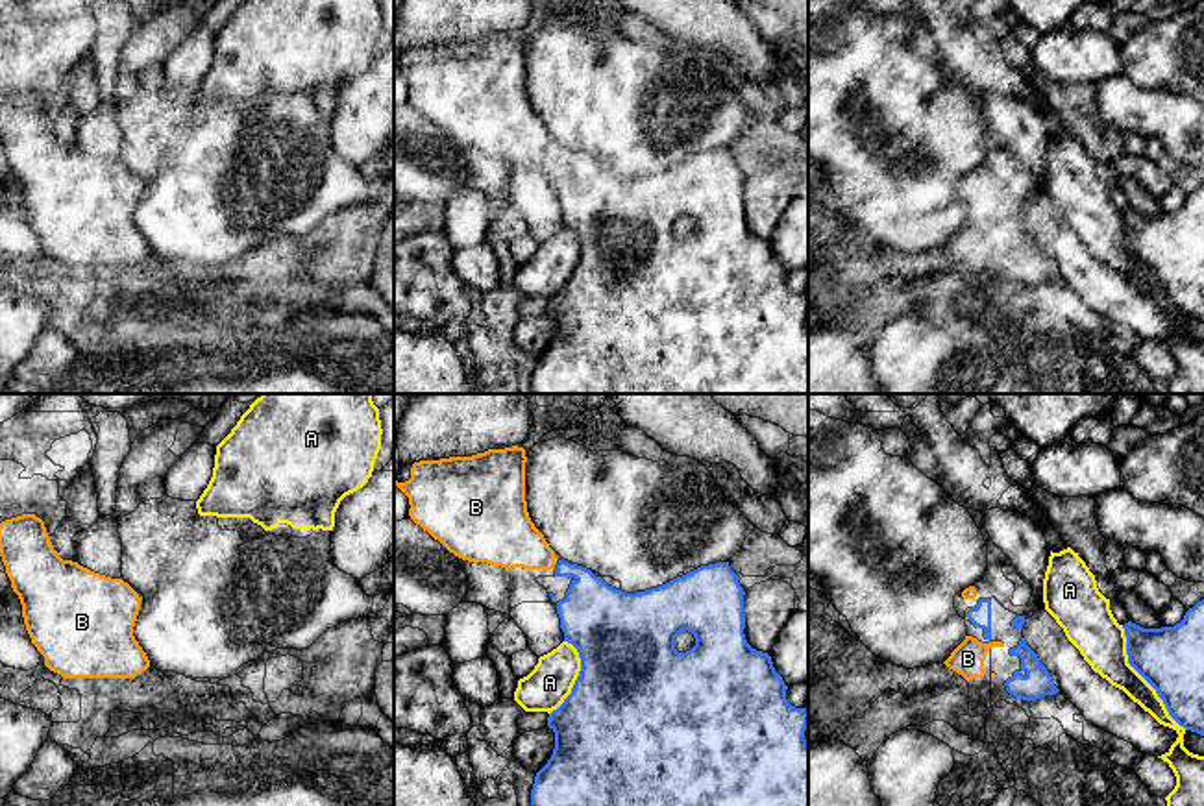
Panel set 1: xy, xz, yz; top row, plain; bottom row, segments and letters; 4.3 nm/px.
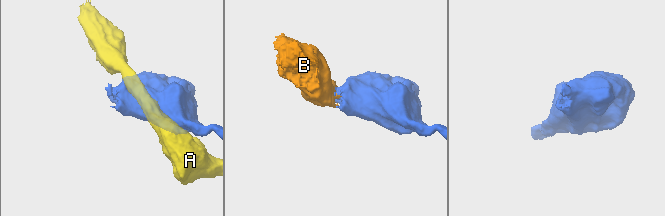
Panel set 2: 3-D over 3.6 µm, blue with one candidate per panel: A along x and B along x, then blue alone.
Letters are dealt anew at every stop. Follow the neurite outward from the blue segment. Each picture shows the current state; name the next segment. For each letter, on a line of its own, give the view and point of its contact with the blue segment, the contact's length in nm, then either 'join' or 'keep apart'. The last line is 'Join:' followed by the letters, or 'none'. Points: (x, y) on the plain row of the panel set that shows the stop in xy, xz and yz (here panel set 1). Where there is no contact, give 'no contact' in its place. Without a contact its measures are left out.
A: yz (1143, 263) | 550 nm | keep apart
B: yz (968, 196) | 30 nm | join
Join: B

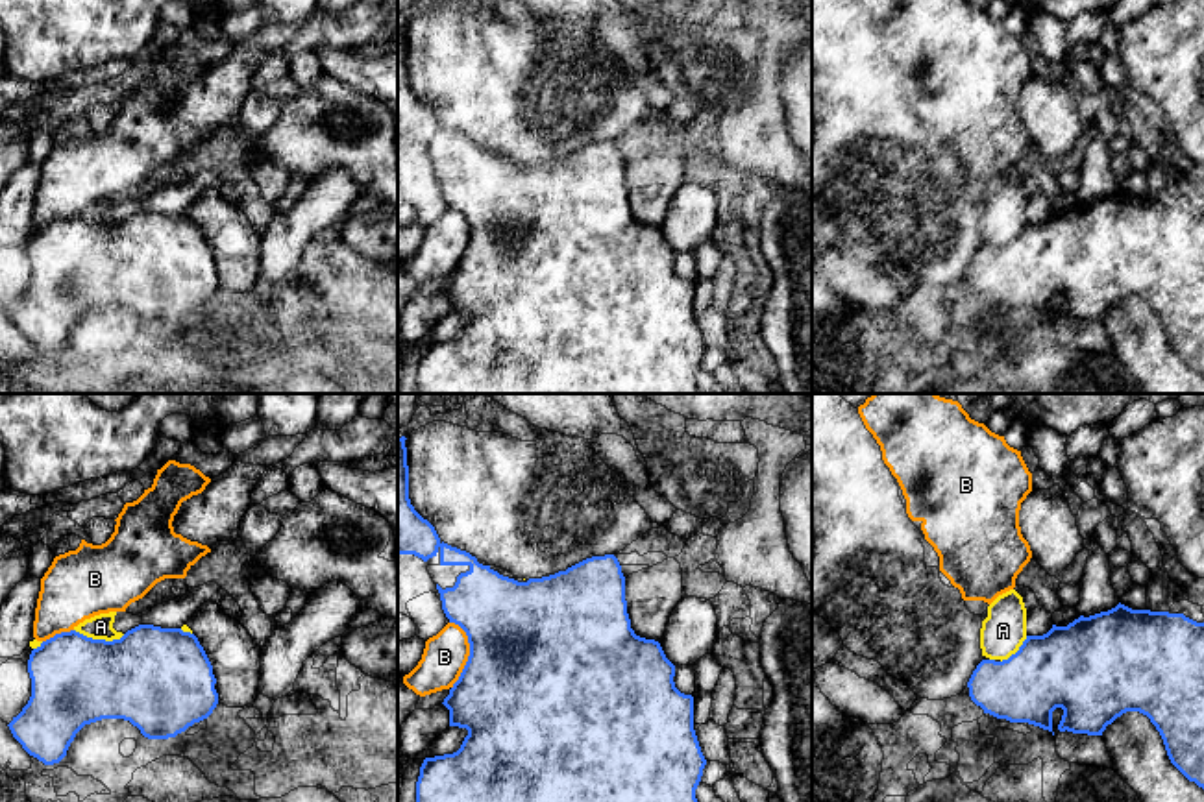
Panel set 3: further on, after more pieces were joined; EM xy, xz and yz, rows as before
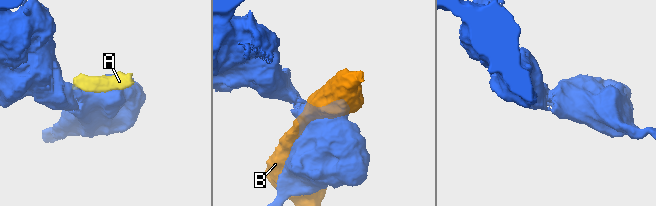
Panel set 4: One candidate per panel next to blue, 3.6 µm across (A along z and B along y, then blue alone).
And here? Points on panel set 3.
A: xy (100, 226) | 220 nm | keep apart
B: xz (470, 239) | 300 nm | keep apart
Join: none

